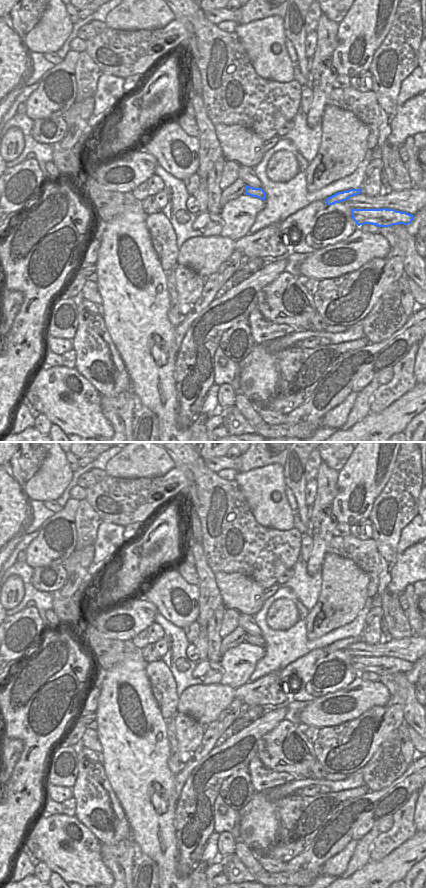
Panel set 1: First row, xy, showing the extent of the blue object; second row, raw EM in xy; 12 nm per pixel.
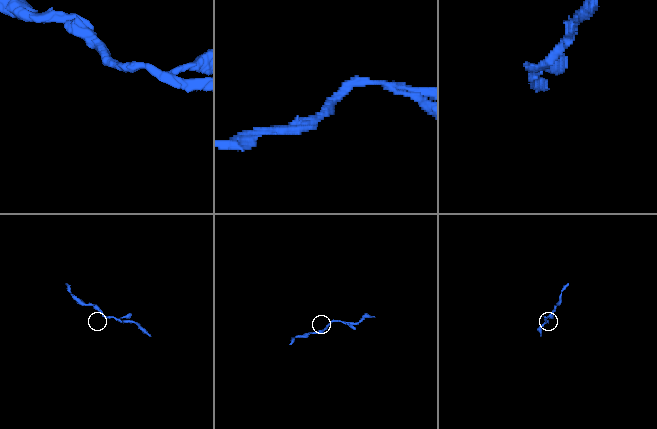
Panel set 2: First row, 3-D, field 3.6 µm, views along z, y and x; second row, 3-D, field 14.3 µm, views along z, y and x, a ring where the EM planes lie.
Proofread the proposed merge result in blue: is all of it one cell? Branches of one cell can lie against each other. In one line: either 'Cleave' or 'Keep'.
Keep

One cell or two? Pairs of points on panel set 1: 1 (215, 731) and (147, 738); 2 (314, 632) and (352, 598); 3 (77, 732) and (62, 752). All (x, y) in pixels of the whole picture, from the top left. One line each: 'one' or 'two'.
1: two
2: one
3: two

